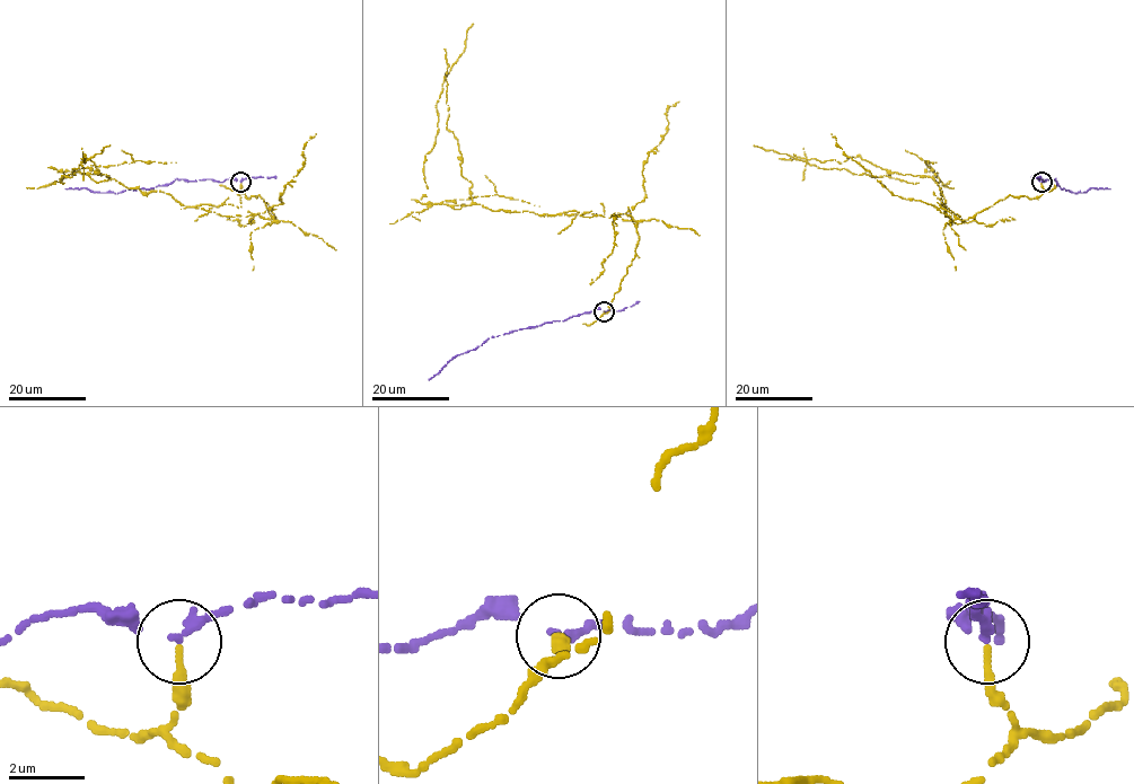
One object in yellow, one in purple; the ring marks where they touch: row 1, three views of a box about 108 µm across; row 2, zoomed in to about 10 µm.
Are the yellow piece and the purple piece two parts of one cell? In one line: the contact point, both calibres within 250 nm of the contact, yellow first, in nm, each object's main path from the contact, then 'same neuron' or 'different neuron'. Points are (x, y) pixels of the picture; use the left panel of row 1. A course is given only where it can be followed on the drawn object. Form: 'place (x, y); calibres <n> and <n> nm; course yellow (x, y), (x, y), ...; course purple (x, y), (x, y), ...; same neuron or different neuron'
place (240, 182); calibres 200 and 190 nm; course yellow (240, 182), (247, 199), (260, 195), (271, 208), (273, 221), (129, 188), (98, 175), (84, 156), (64, 183); course purple (240, 182), (230, 178), (222, 182), (176, 178), (169, 184), (117, 193), (86, 187), (66, 188); different neuron

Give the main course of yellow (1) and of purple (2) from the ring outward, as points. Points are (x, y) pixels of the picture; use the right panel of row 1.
1: (1042, 182), (1035, 199), (1008, 195), (951, 221), (931, 177), (890, 172), (859, 156), (806, 160), (919, 183)
2: (1042, 182), (1040, 178), (1043, 182), (1055, 178), (1062, 188), (1075, 193), (1091, 187), (1110, 188)

